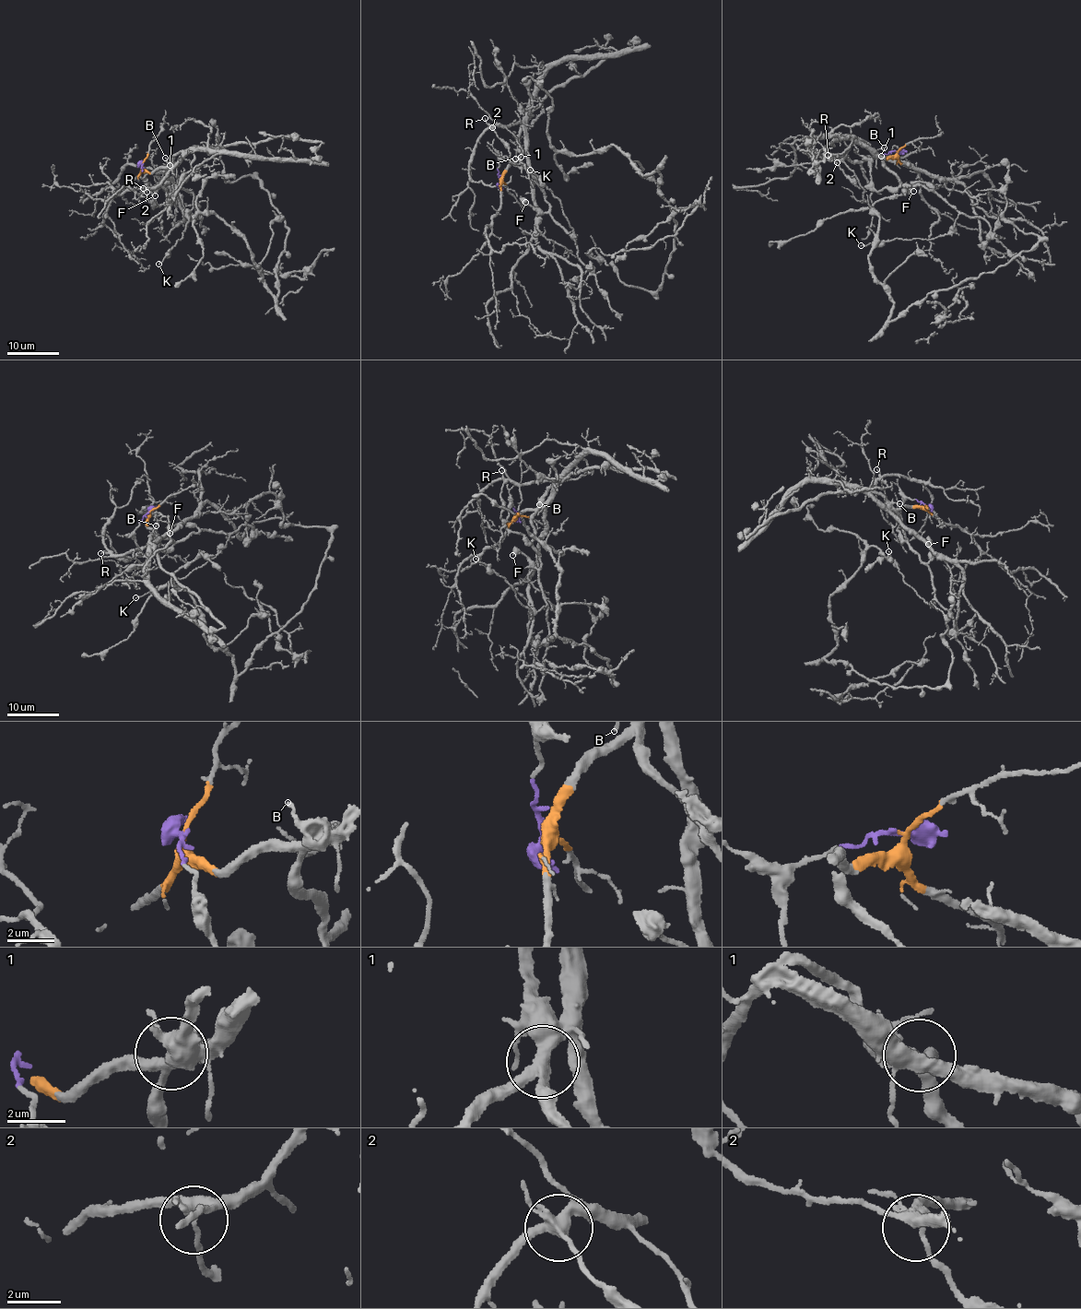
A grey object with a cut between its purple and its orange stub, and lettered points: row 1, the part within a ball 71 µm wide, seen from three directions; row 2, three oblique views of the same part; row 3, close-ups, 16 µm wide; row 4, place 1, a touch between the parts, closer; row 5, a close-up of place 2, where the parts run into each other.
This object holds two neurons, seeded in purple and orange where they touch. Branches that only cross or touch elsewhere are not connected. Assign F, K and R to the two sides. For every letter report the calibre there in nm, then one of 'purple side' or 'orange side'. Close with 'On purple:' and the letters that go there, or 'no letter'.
F: calibre 320 nm; purple side
K: calibre 130 nm; purple side
R: calibre 140 nm; purple side
On purple: F, K, R

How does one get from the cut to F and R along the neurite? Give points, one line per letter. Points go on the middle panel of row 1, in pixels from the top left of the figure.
F: (499, 181), (499, 160), (525, 167), (536, 180), (549, 209), (538, 213), (524, 203)
R: (499, 181), (499, 160), (511, 161), (511, 154), (485, 118)

